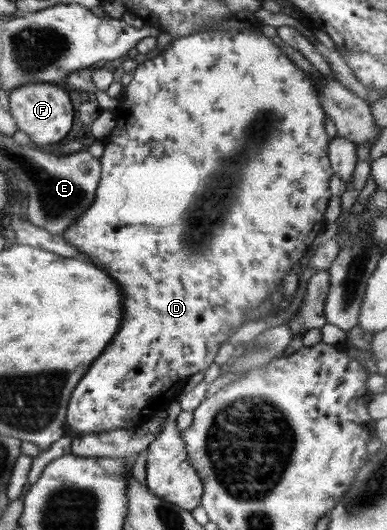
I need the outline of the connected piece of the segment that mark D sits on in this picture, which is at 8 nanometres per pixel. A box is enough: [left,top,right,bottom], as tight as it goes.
[62,23,335,438]

